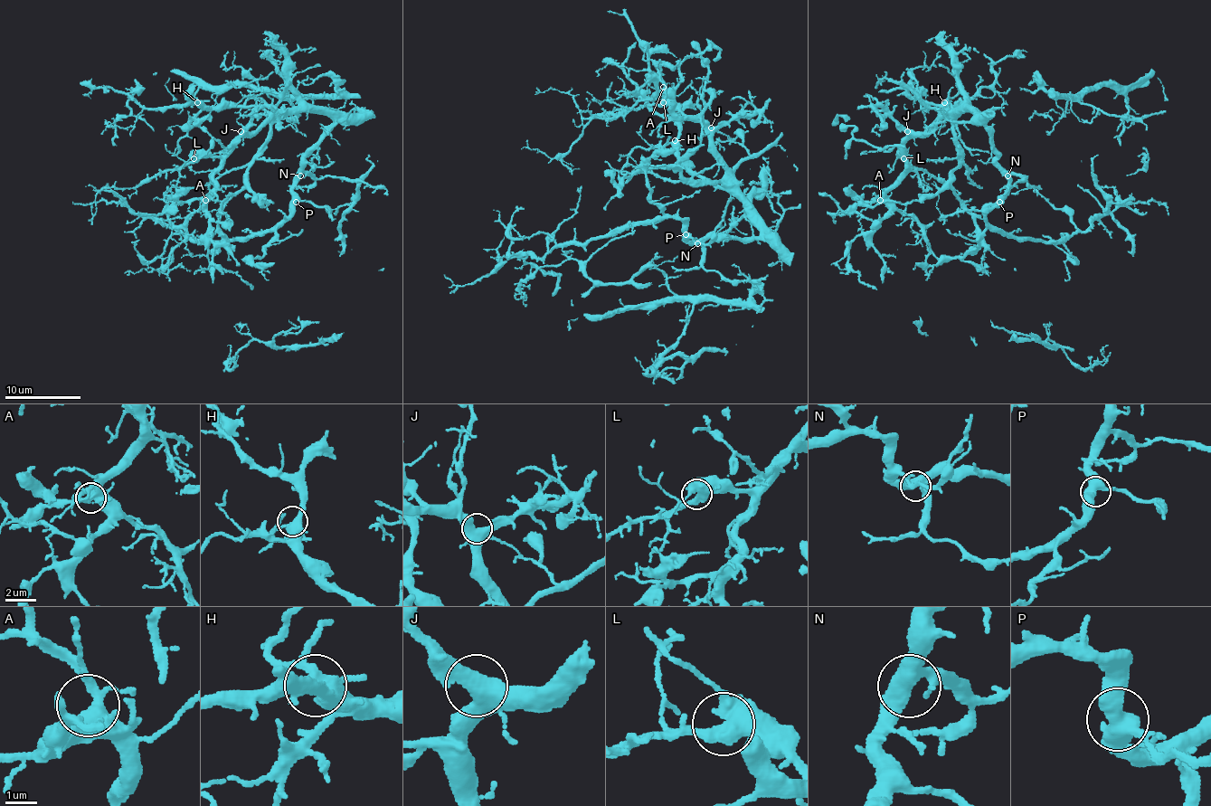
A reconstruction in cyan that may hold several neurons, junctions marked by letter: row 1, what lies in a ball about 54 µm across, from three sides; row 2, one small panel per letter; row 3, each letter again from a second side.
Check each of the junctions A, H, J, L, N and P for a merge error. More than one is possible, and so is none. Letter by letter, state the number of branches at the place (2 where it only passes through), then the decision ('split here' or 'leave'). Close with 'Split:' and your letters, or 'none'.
A: branches 4; leave
H: branches 5; leave
J: branches 3; leave
L: branches 4; leave
N: branches 4; leave
P: branches 4; leave
Split: none

